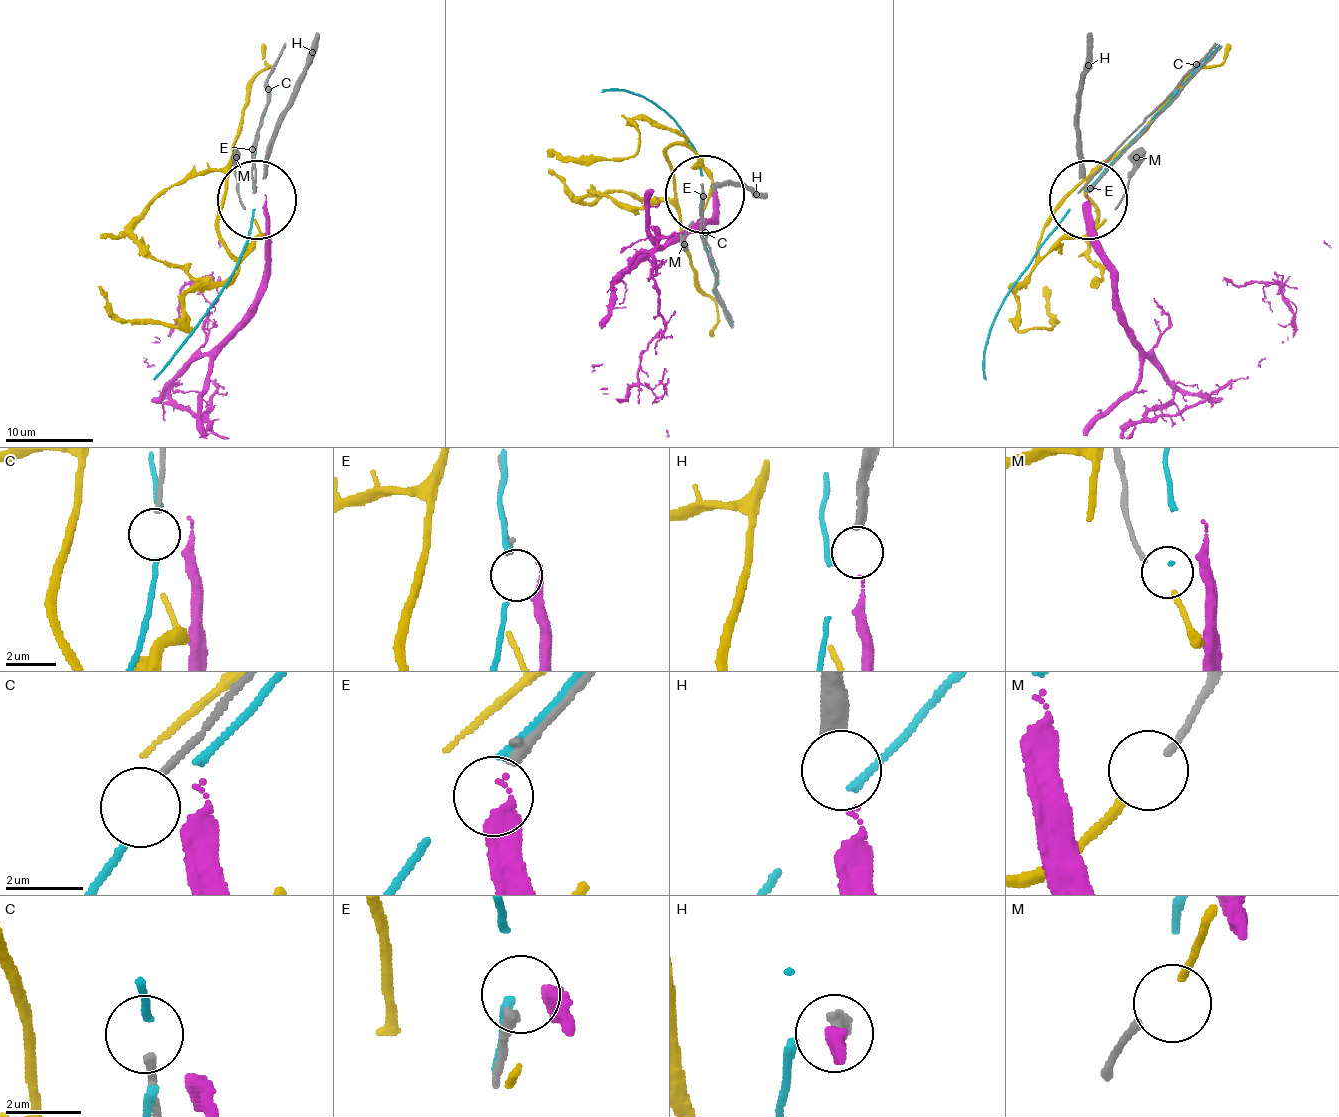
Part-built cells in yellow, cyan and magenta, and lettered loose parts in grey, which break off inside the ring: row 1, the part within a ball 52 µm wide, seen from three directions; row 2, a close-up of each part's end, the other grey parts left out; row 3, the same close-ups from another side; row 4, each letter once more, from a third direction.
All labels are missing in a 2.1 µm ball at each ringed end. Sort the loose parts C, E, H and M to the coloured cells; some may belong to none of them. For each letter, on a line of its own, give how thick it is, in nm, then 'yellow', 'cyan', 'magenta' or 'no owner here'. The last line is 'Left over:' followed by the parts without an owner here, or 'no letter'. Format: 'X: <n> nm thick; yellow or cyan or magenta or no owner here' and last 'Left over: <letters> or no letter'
C: 200 nm thick; no owner here
E: 300 nm thick; no owner here
H: 400 nm thick; magenta
M: 200 nm thick; yellow
Left over: C, E

